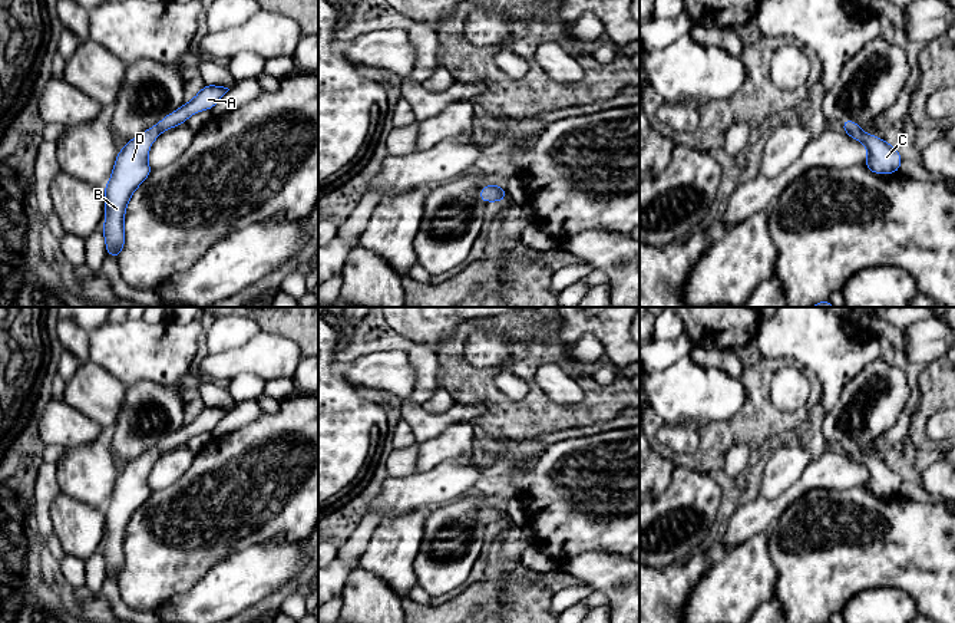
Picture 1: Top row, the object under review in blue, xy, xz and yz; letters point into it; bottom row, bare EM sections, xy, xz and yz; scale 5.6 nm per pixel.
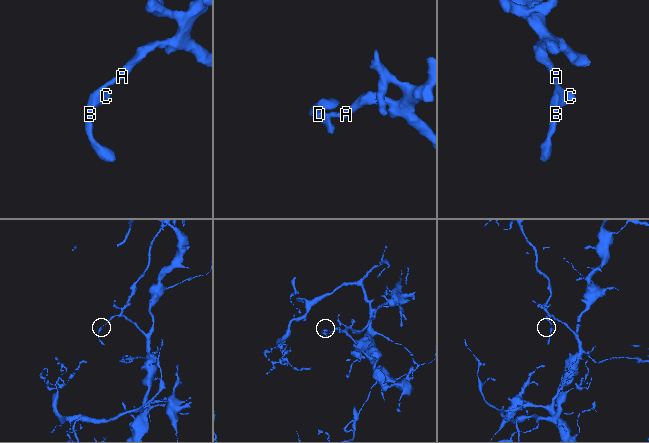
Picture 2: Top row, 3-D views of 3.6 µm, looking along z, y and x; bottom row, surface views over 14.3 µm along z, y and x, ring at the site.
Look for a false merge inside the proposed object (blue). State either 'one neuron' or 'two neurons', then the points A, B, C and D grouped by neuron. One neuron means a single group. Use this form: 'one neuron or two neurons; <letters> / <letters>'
one neuron; A B C D

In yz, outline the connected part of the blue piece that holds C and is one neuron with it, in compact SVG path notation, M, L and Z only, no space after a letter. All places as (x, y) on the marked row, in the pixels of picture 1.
M852 119L842 122L843 131L853 139L863 142L868 148L865 165L873 174L895 174L901 168L901 154L883 139L860 131L860 126Z

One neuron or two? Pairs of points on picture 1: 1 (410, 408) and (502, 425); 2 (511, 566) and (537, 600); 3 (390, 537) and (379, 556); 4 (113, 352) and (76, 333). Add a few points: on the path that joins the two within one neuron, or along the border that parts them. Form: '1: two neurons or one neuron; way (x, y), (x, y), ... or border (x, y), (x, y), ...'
1: two neurons; border (455, 402), (481, 404), (485, 409)
2: two neurons; border (522, 574), (501, 579)
3: one neuron; way (390, 541), (383, 551)
4: two neurons; border (88, 332), (88, 356), (91, 361)

